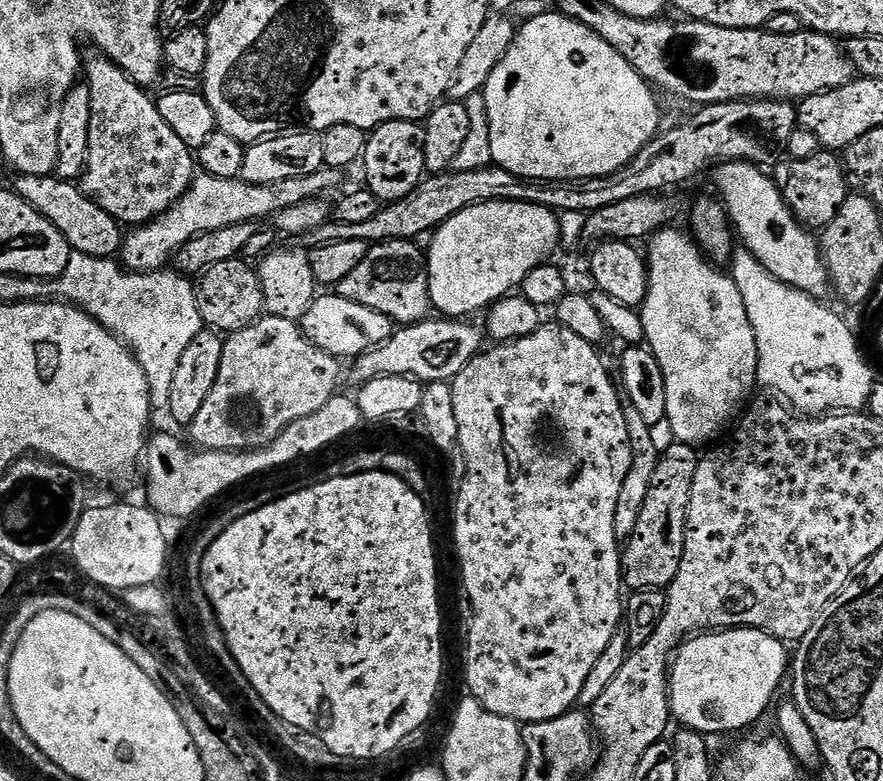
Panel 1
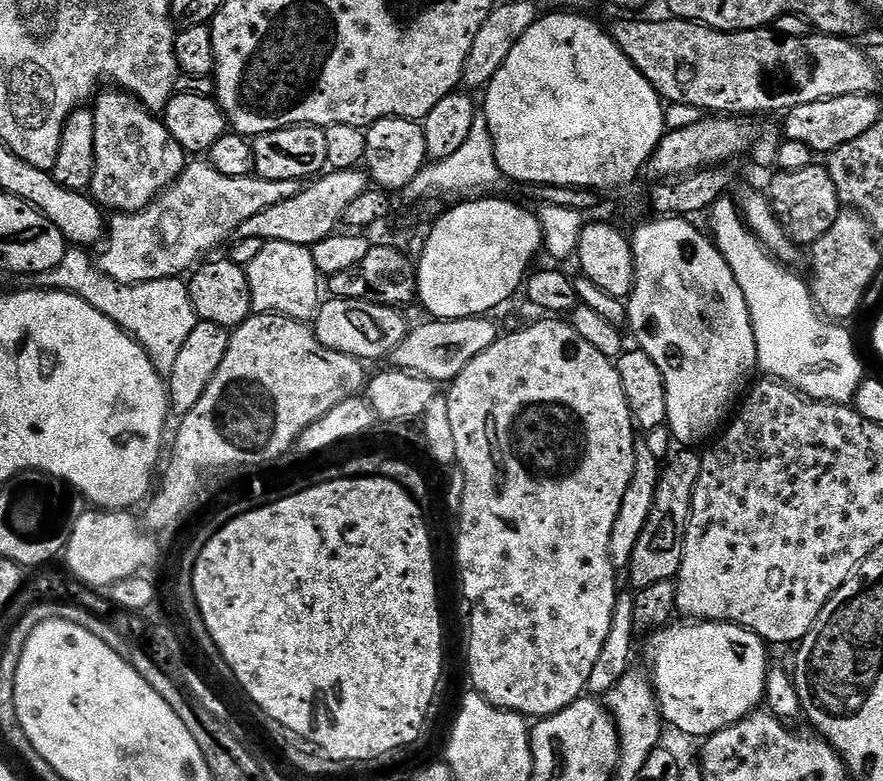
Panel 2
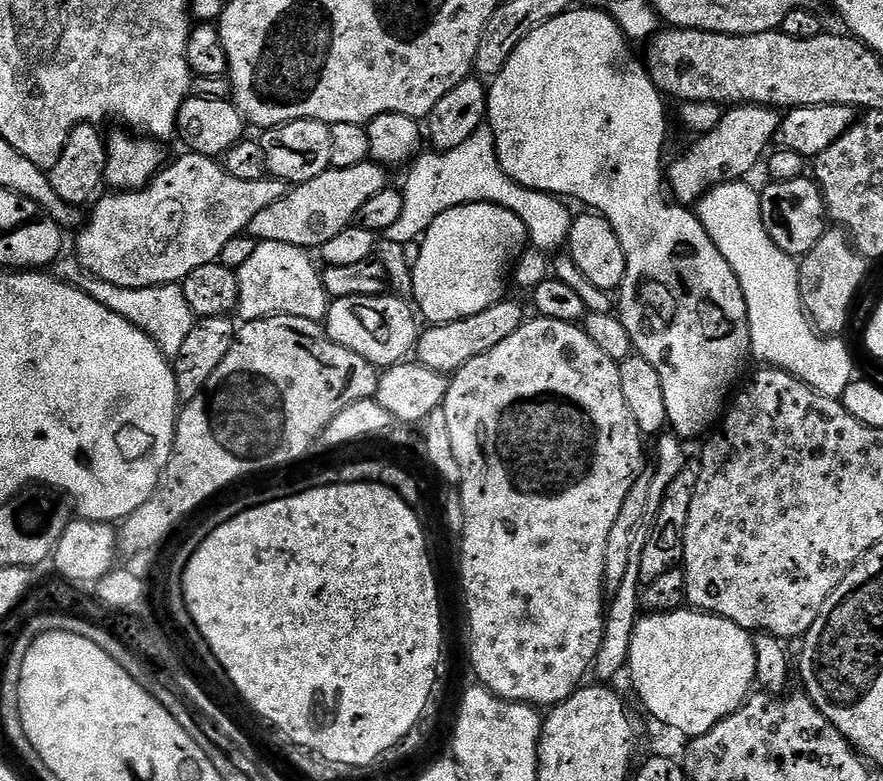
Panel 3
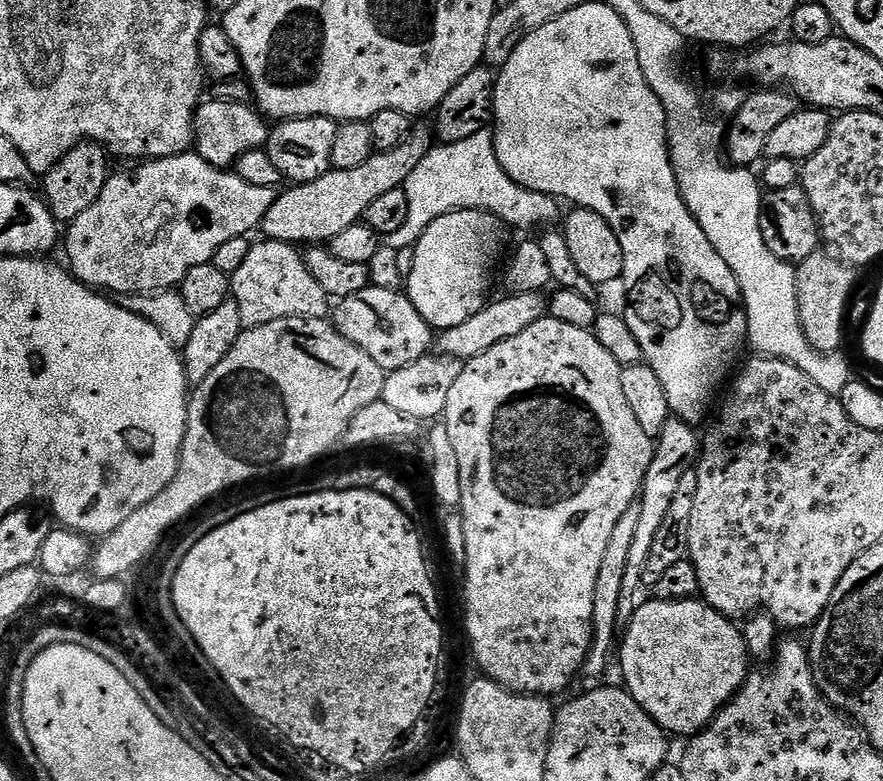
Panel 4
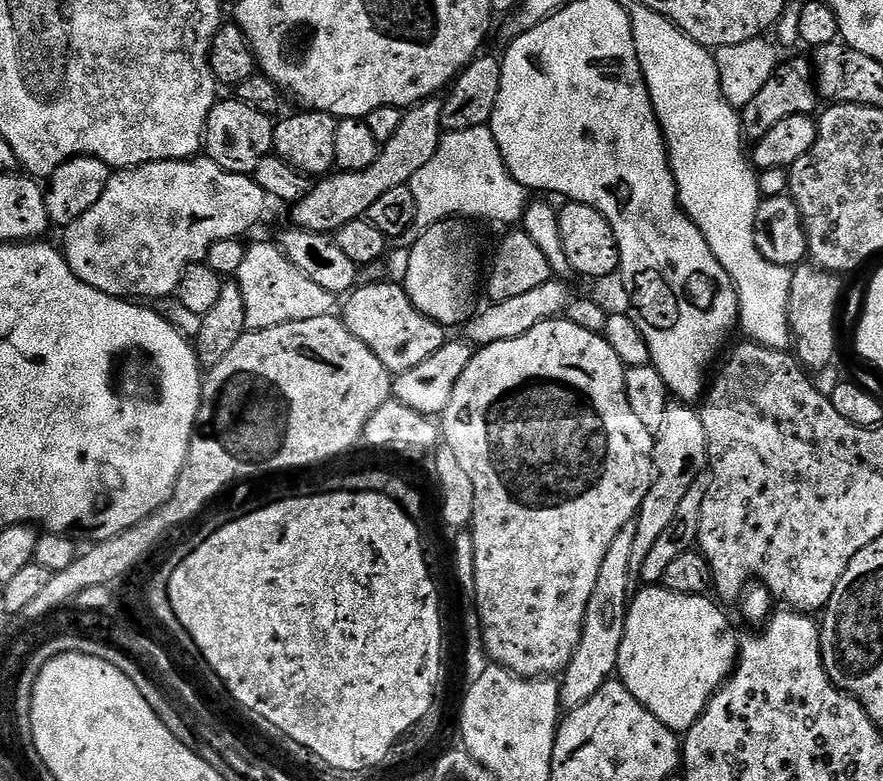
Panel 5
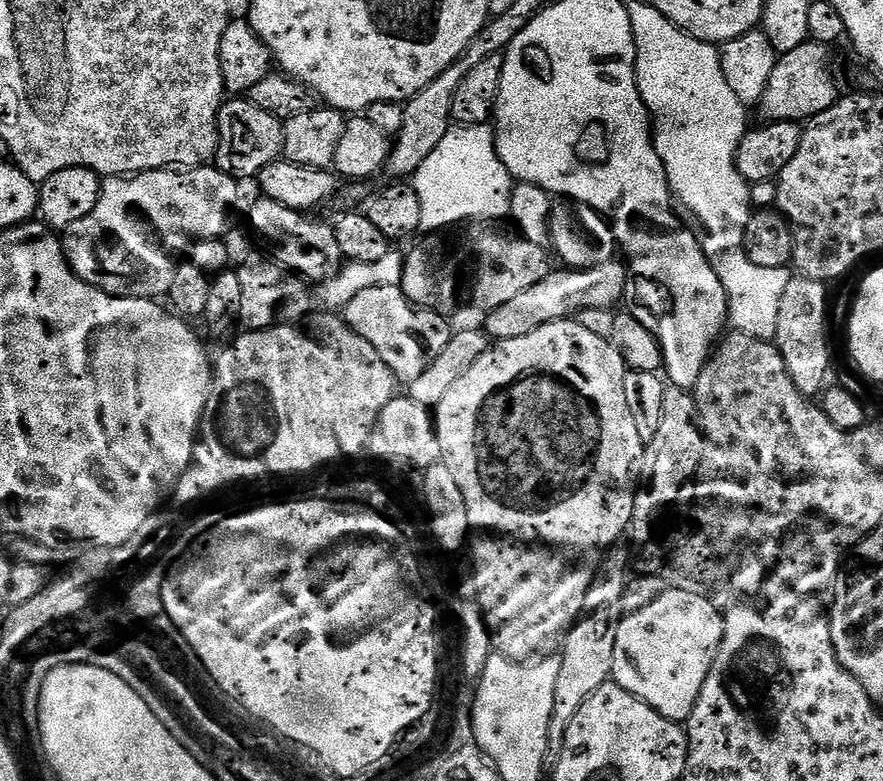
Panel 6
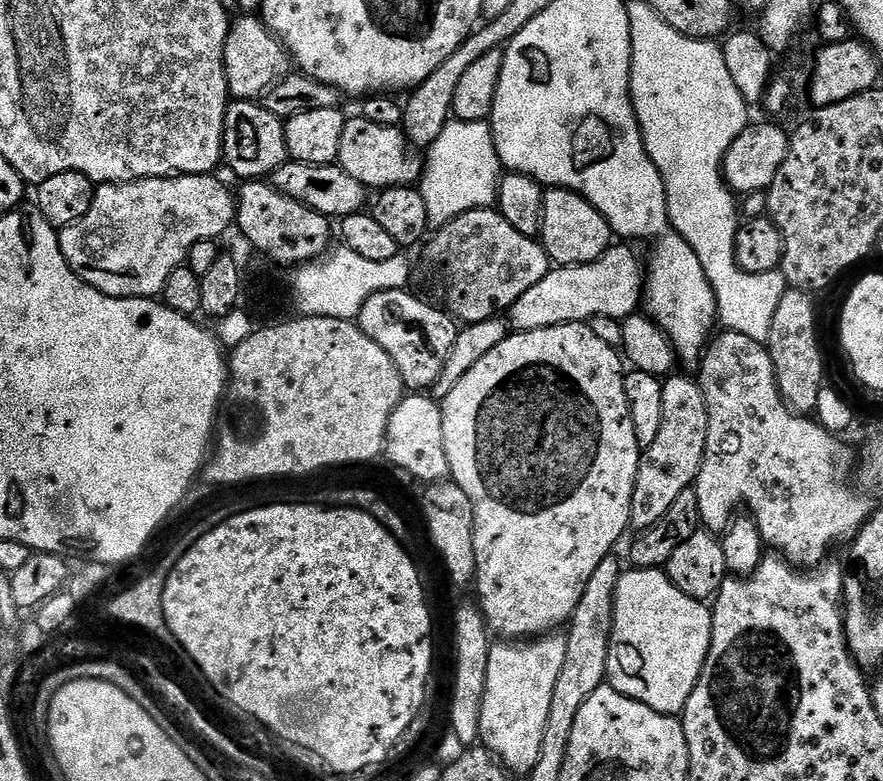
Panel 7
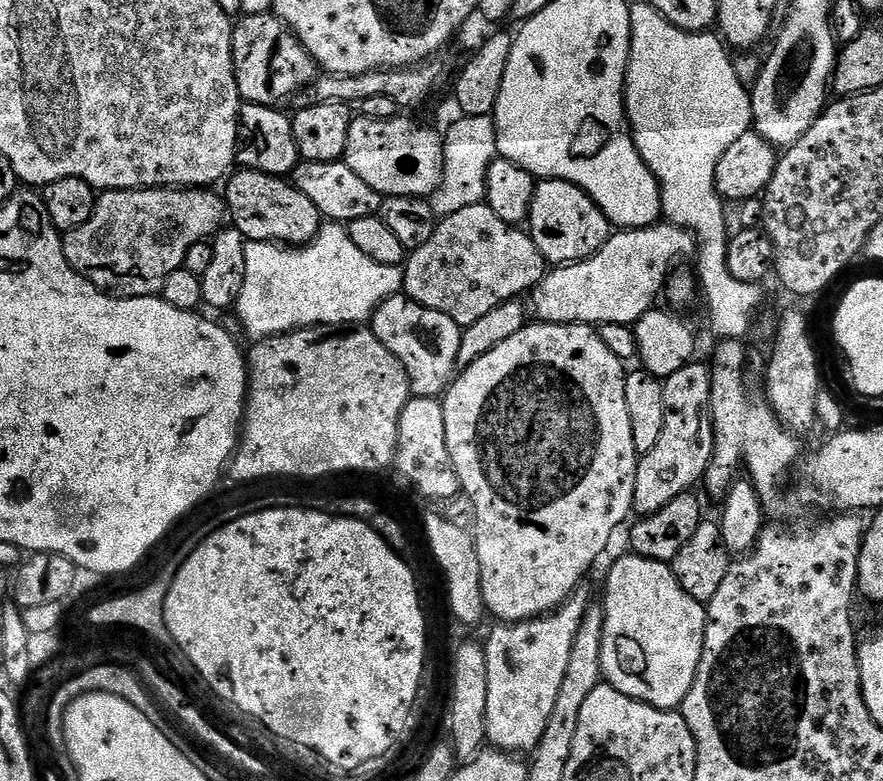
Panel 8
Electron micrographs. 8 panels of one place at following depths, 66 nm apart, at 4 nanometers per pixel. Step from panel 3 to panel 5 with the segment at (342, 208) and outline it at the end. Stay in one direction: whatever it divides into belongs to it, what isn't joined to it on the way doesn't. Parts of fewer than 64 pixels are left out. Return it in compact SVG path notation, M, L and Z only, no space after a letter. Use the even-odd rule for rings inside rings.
M439 99L421 100L419 104L407 109L402 118L402 126L381 147L366 170L357 172L333 171L323 178L317 179L308 189L308 193L291 205L291 223L298 228L311 232L335 234L346 222L354 222L367 217L370 206L381 194L395 190L397 186L409 185L422 166L430 162L439 148L441 137L446 129L442 122L443 103Z

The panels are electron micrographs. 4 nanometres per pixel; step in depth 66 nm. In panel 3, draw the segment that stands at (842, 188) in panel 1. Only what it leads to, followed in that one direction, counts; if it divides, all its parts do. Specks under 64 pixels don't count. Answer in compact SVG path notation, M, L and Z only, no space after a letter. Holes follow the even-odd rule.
M807 175L790 178L790 182L772 180L760 192L760 213L766 234L787 256L802 258L824 237L830 227L830 209L815 179Z

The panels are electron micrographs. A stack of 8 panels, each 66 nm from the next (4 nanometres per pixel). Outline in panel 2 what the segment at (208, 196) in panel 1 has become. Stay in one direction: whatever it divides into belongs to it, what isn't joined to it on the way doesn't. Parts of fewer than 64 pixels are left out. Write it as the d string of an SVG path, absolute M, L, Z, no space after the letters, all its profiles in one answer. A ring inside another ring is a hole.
M207 162L189 163L182 175L164 189L153 204L140 212L121 212L107 221L106 239L99 249L101 252L98 263L101 270L119 284L145 284L155 280L183 277L212 254L207 252L214 251L219 244L227 245L239 233L246 218L254 218L254 214L259 214L269 206L286 202L286 198L294 198L301 187L299 180L267 180L255 174L242 178L226 178L226 174L218 174L218 170L214 170Z

